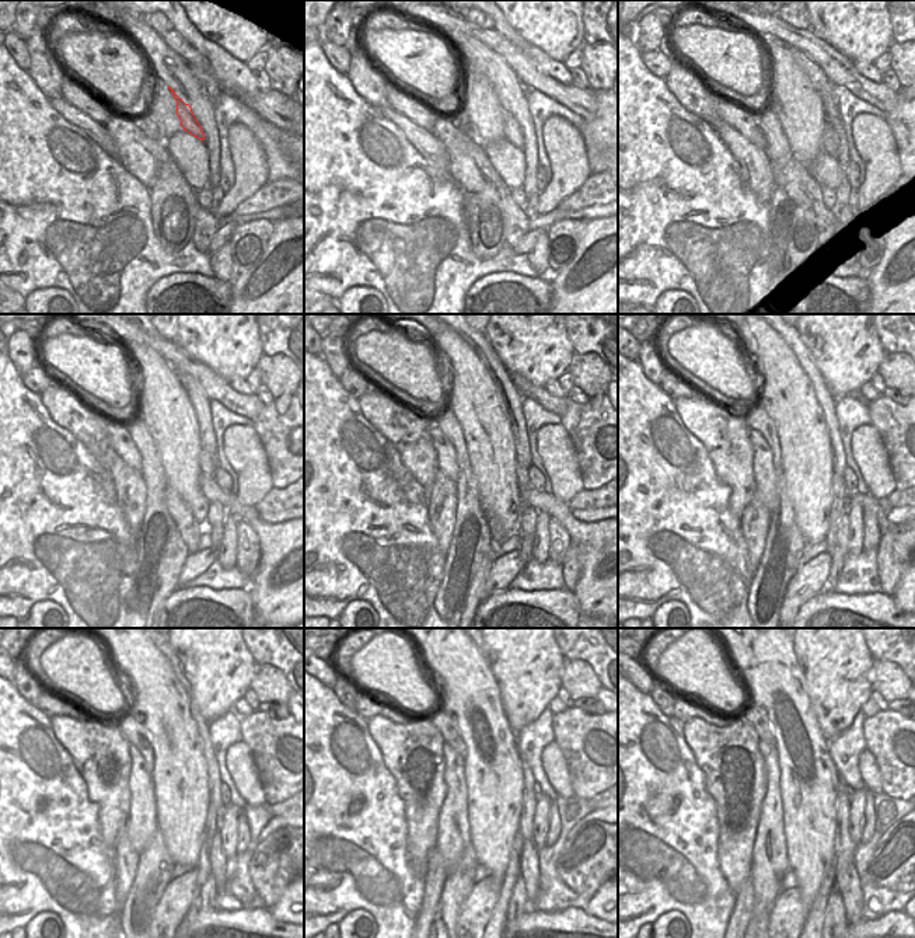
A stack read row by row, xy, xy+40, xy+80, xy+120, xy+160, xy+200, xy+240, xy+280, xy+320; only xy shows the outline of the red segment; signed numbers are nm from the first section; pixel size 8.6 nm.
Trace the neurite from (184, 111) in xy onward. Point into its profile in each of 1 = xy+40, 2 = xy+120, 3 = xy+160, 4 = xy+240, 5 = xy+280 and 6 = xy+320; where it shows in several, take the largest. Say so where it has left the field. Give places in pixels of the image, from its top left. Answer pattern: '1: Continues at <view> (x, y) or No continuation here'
1: Continues at xy+40 (513, 133)
2: Continues at xy+120 (208, 463)
3: Continues at xy+160 (521, 470)
4: Continues at xy+240 (202, 867)
5: Continues at xy+280 (514, 869)
6: Continues at xy+320 (816, 913)

